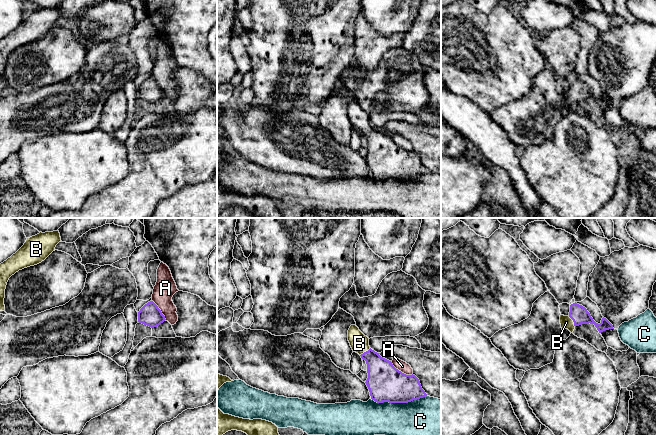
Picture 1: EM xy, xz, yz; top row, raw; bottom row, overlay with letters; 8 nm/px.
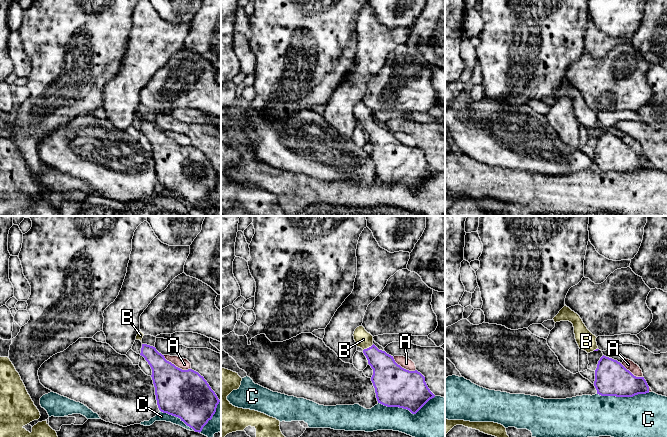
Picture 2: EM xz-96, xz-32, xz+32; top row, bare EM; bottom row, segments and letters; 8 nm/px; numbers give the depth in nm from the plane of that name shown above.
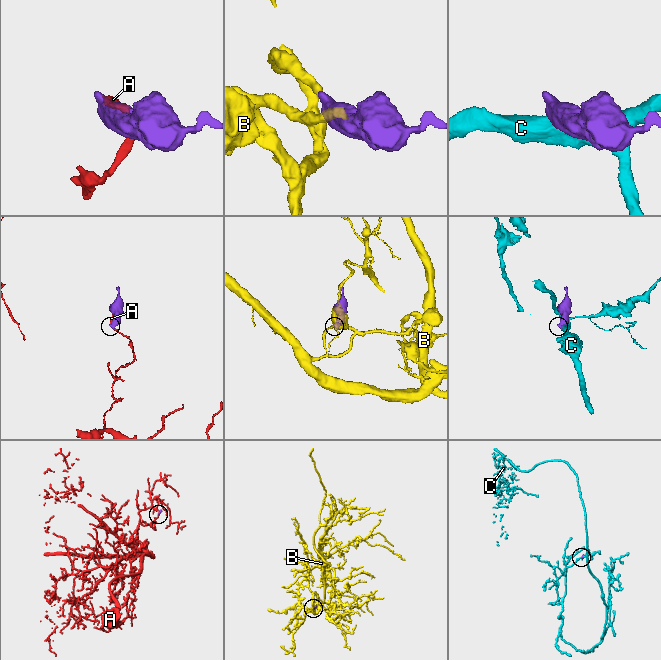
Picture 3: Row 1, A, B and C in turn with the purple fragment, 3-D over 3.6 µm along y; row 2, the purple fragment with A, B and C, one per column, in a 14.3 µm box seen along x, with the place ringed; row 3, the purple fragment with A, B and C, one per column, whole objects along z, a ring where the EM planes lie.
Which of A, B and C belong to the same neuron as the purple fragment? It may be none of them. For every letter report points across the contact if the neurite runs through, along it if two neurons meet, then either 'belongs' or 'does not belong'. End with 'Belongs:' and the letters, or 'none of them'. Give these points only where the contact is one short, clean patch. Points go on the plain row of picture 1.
A: does not belong
B: way yz (579, 90), (573, 97), (566, 98); belongs
C: does not belong
Belongs: B

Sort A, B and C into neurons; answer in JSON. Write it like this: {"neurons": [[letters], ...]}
{"neurons": [["A"], ["B"], ["C"]]}

